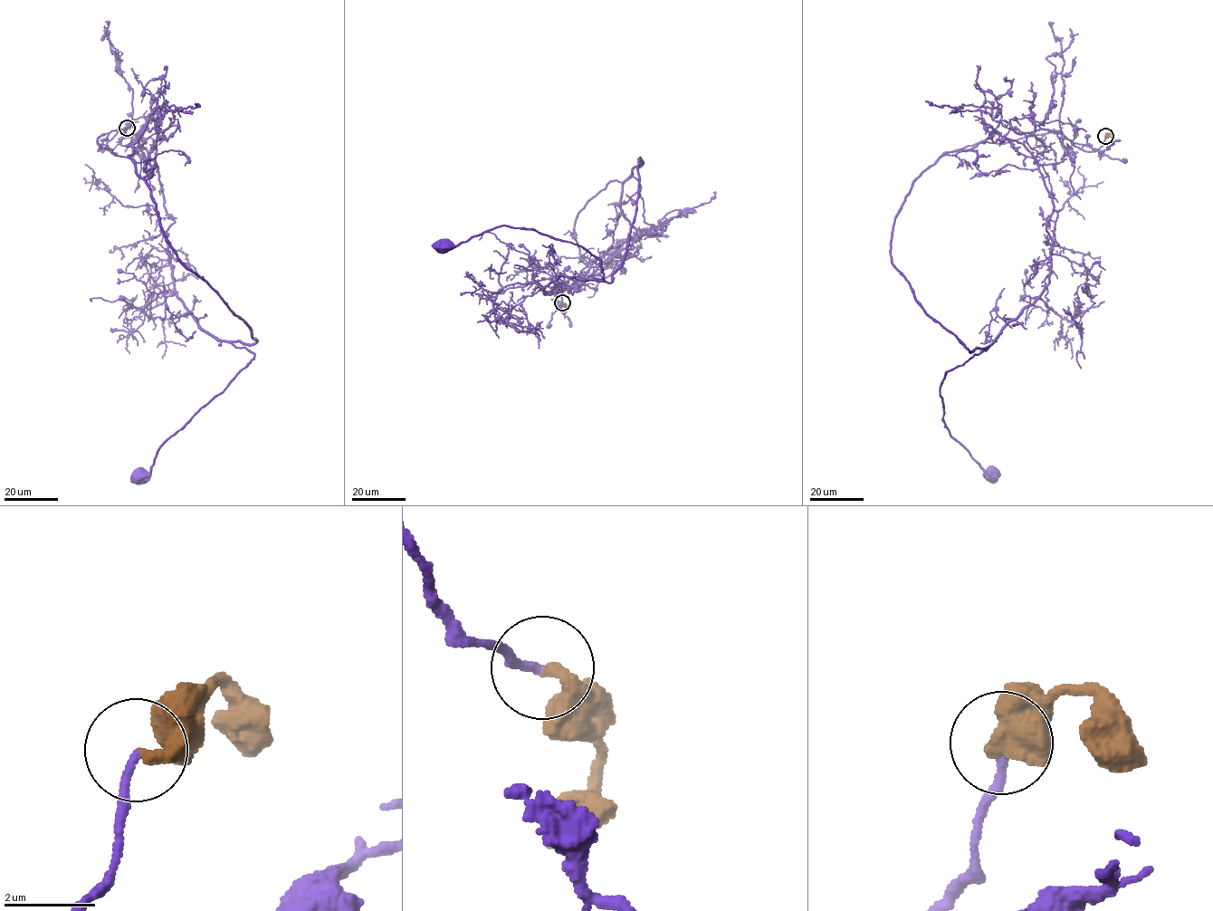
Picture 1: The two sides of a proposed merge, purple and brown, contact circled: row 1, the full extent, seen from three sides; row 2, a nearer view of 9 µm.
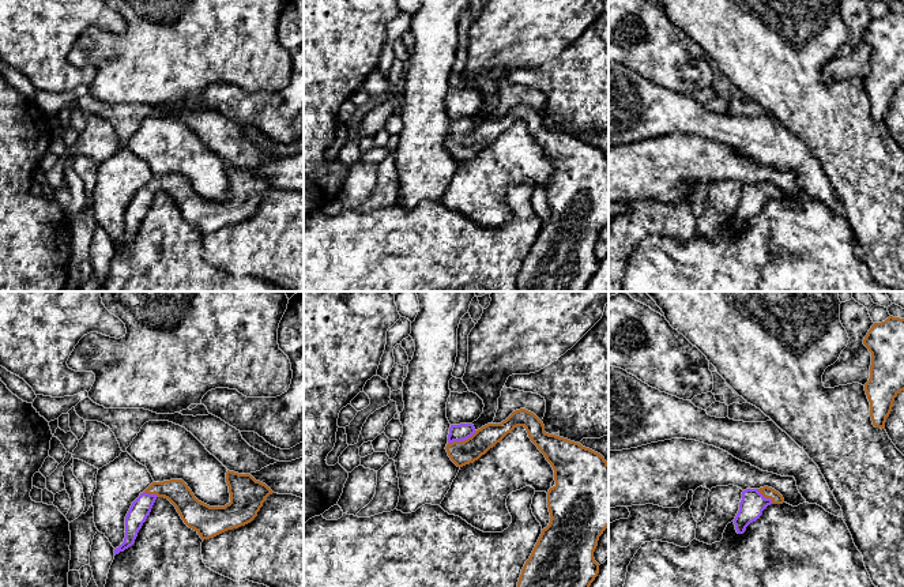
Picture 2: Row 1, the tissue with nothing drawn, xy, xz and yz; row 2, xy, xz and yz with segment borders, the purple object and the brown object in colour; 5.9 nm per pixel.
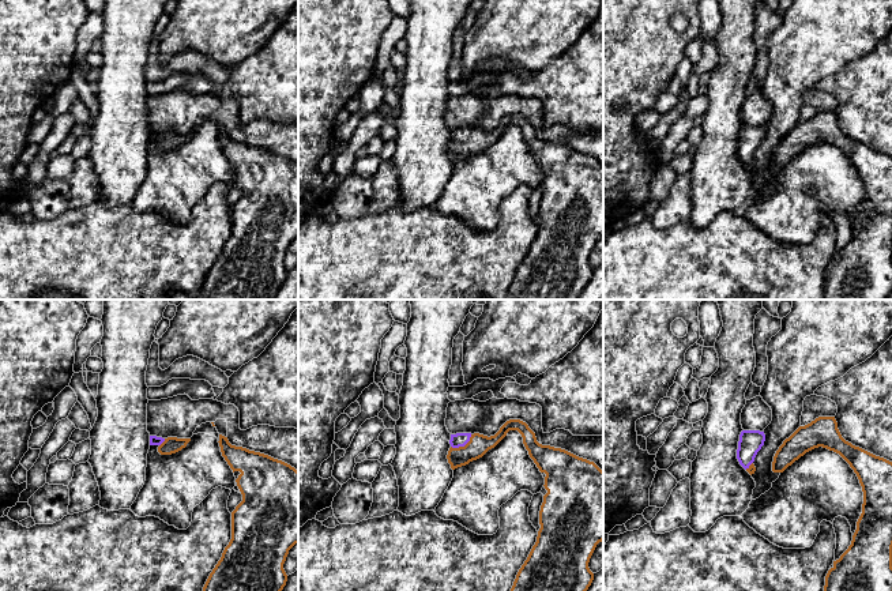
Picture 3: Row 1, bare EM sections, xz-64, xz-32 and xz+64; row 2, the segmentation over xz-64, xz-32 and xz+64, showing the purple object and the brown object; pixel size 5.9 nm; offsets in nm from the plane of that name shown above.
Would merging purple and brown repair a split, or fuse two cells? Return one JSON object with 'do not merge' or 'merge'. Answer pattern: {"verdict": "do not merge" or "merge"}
{"verdict": "merge"}

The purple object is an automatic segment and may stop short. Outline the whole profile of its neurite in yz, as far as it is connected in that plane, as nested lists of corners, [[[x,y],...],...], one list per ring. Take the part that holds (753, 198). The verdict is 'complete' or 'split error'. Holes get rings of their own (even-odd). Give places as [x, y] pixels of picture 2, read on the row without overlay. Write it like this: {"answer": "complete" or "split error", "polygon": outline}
{"answer": "split error", "polygon": [[[768,181],[743,185],[739,206],[734,214],[737,227],[743,229],[746,222],[756,217],[768,200],[783,197],[783,191]]]}

